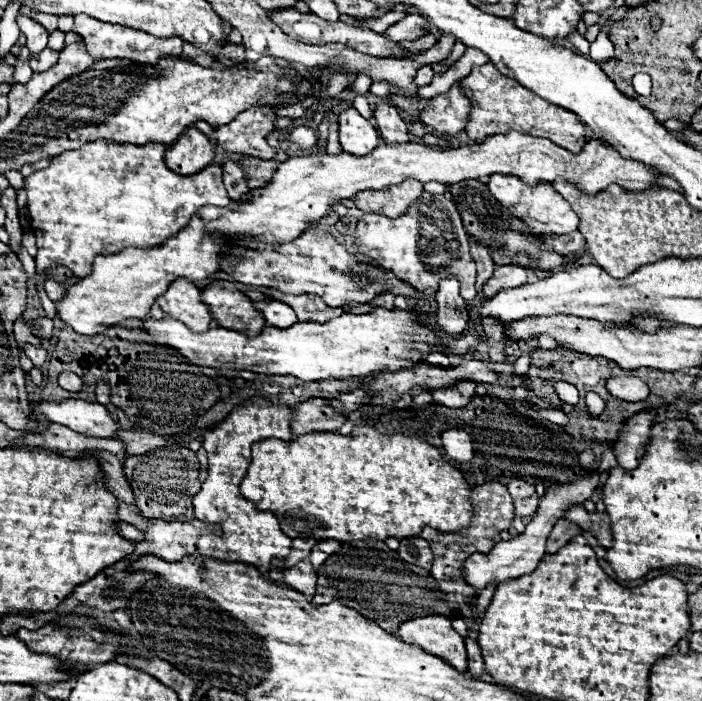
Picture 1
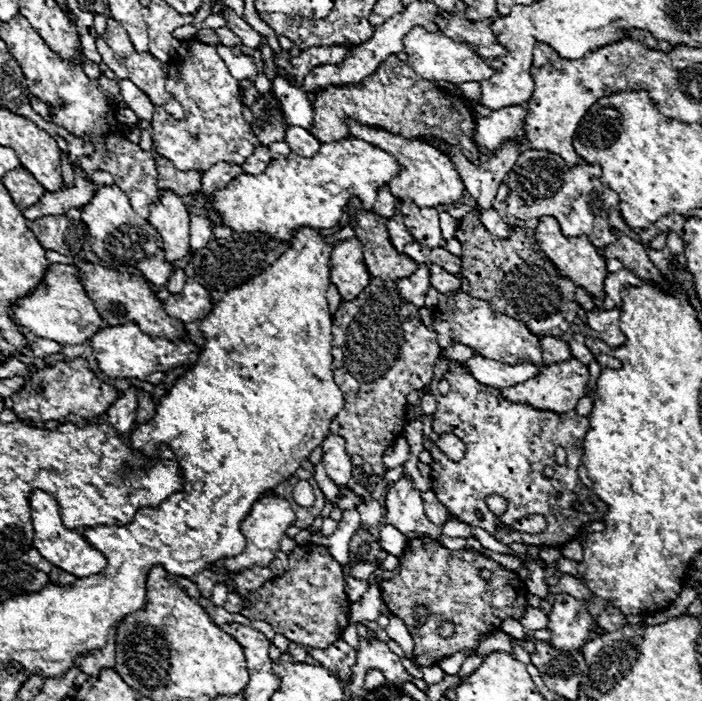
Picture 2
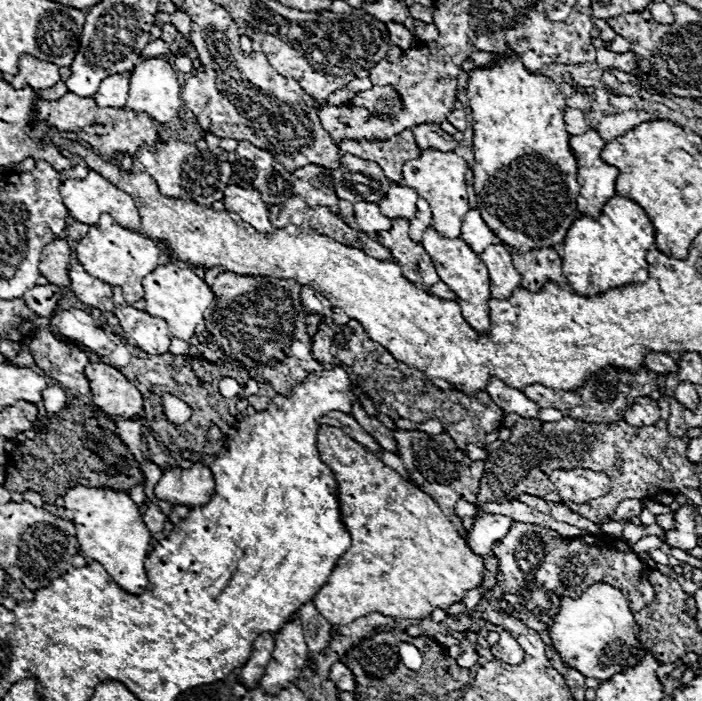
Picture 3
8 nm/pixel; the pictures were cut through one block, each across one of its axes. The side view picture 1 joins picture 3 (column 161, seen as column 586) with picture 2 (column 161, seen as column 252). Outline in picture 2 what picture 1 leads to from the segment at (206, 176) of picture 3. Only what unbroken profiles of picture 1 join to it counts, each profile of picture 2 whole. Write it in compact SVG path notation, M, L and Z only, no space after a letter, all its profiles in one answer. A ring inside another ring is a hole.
M158 192L158 198L150 208L148 222L160 232L168 260L174 262L190 254L190 218L176 192Z

